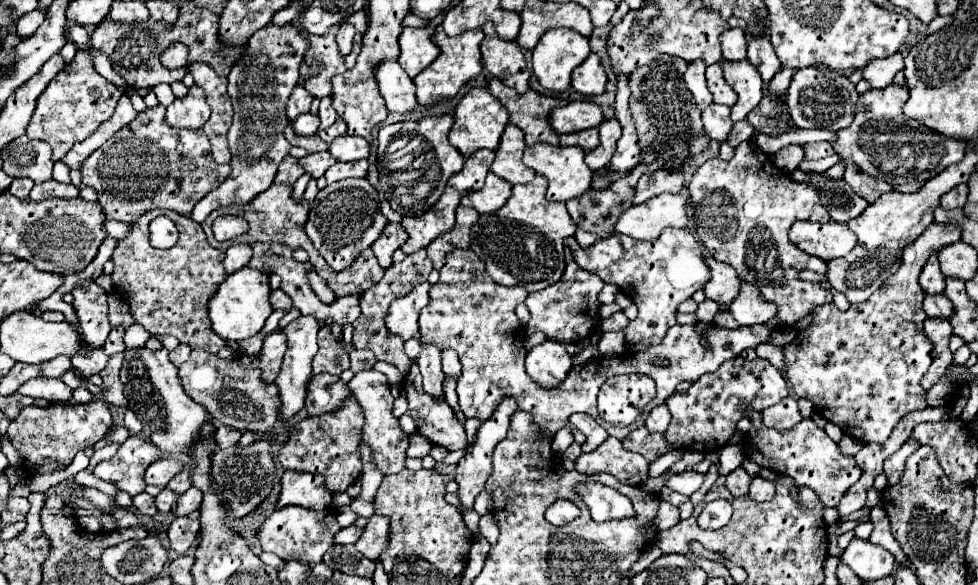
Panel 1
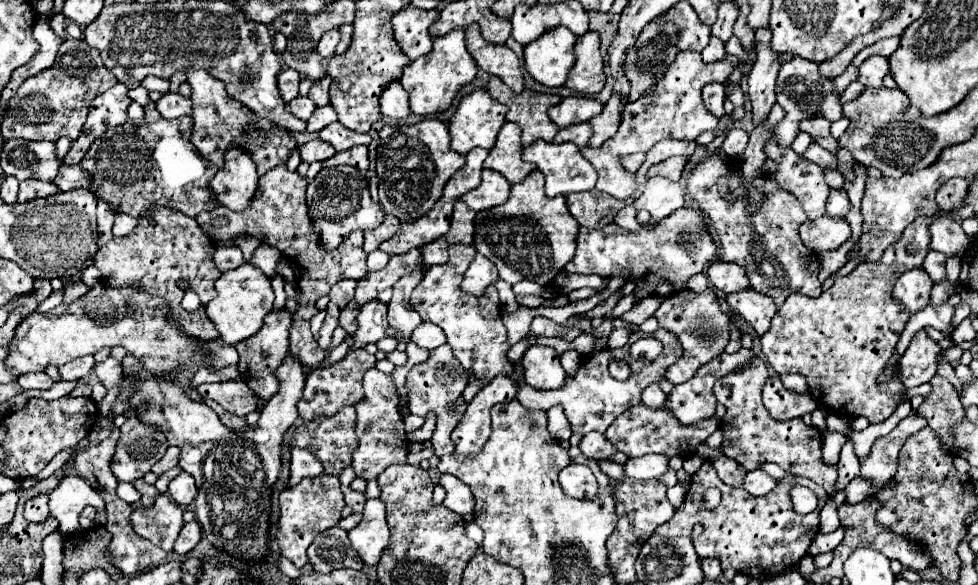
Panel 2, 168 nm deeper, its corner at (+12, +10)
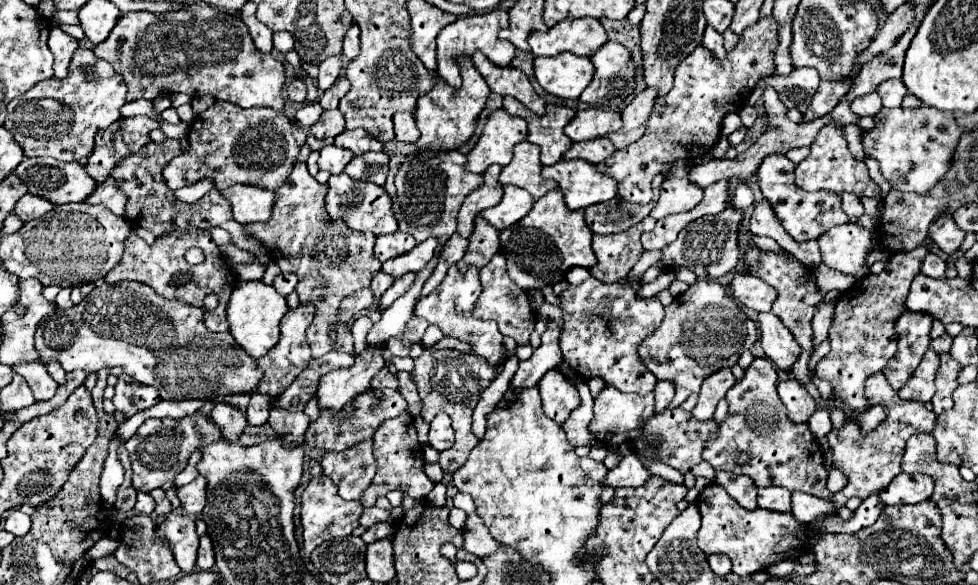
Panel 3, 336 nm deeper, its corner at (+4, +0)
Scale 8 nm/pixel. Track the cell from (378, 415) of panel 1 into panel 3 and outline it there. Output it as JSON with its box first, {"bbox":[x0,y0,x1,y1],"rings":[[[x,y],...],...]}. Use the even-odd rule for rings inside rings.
{"bbox":[360,414,434,506],"rings":[[[402,414],[398,418],[386,420],[374,436],[374,458],[378,464],[378,472],[370,484],[370,488],[364,492],[360,502],[364,506],[374,506],[380,496],[386,496],[390,490],[402,490],[412,498],[426,498],[428,492],[434,488],[434,482],[424,474],[424,454],[422,446],[416,438],[414,420],[410,414]]]}

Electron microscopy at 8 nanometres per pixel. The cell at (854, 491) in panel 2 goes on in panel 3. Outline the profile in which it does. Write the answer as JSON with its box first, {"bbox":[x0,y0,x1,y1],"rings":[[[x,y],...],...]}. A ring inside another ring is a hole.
{"bbox":[880,476,934,504],"rings":[[[896,476],[884,490],[880,490],[880,500],[884,504],[916,504],[932,496],[934,482],[930,476]]]}

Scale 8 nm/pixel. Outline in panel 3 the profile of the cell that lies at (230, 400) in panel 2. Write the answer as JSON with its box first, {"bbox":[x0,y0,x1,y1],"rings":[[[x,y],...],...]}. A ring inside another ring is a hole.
{"bbox":[212,404,246,444],"rings":[[[216,404],[212,410],[212,420],[220,426],[224,440],[236,444],[242,430],[246,428],[246,416],[240,414],[240,410],[236,410],[230,404]]]}

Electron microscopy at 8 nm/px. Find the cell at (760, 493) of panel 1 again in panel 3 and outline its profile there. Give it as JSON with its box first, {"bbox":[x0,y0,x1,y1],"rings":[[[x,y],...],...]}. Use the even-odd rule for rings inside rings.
{"bbox":[758,488,790,512],"rings":[[[760,488],[758,490],[758,506],[764,510],[790,512],[790,490],[784,488]]]}

